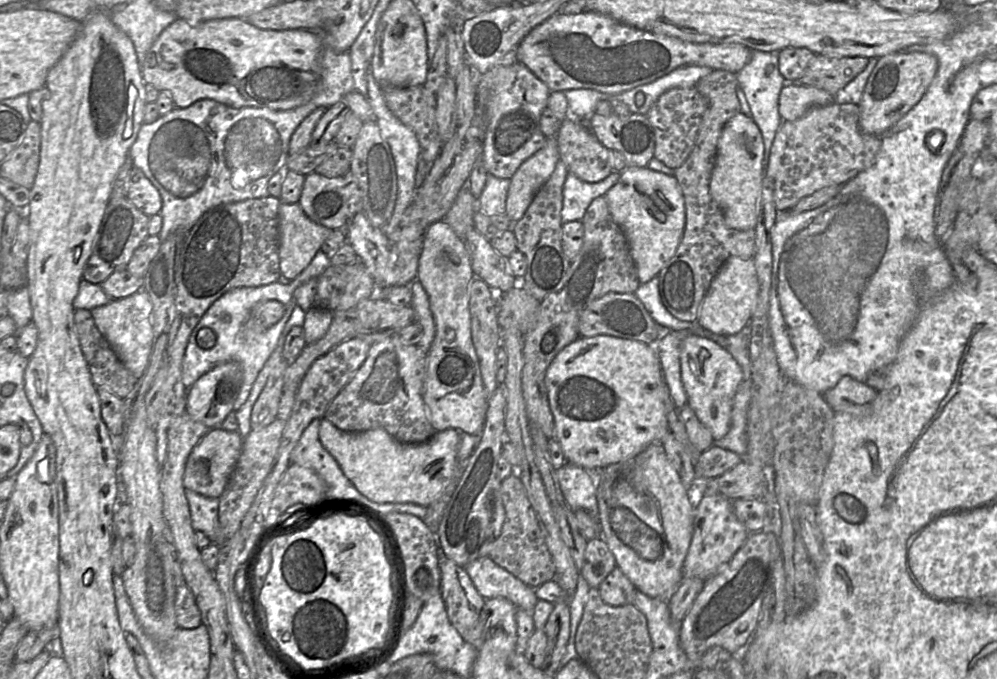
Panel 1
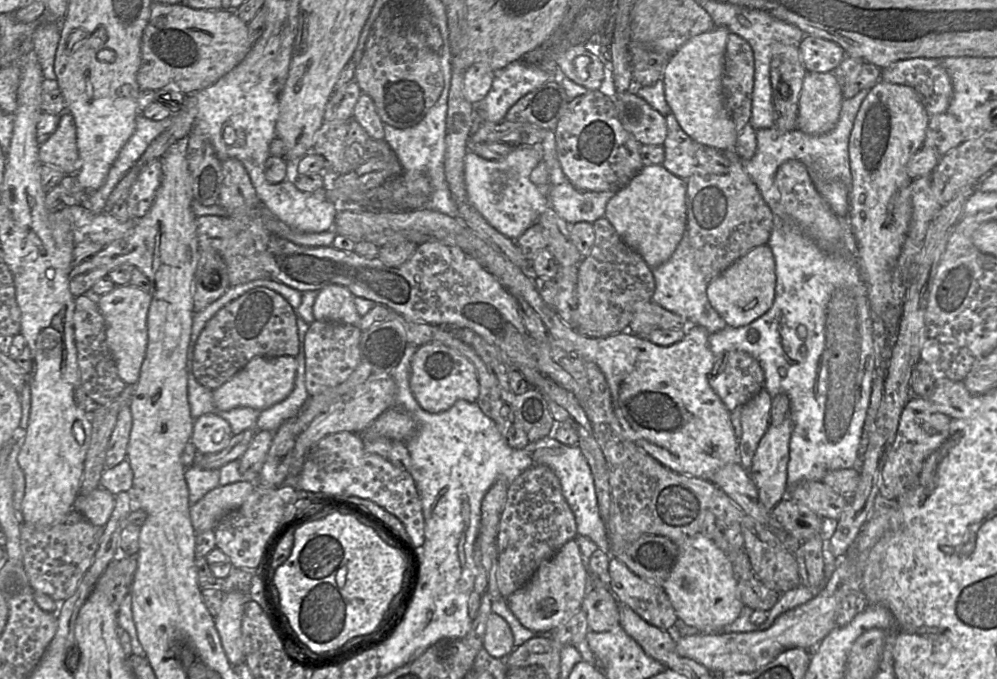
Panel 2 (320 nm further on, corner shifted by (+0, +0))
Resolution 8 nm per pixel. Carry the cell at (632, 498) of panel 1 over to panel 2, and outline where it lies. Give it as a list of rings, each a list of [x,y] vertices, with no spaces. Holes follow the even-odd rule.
[[[703,533],[680,546],[676,563],[663,584],[679,620],[703,633],[714,633],[733,623],[745,607],[738,596],[731,558]]]

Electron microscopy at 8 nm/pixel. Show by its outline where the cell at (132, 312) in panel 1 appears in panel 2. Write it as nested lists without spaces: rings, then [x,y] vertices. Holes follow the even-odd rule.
[[[131,284],[116,286],[112,291],[100,296],[97,302],[106,324],[106,342],[116,364],[117,373],[128,386],[135,386],[139,380],[147,344],[147,317],[152,294]]]

